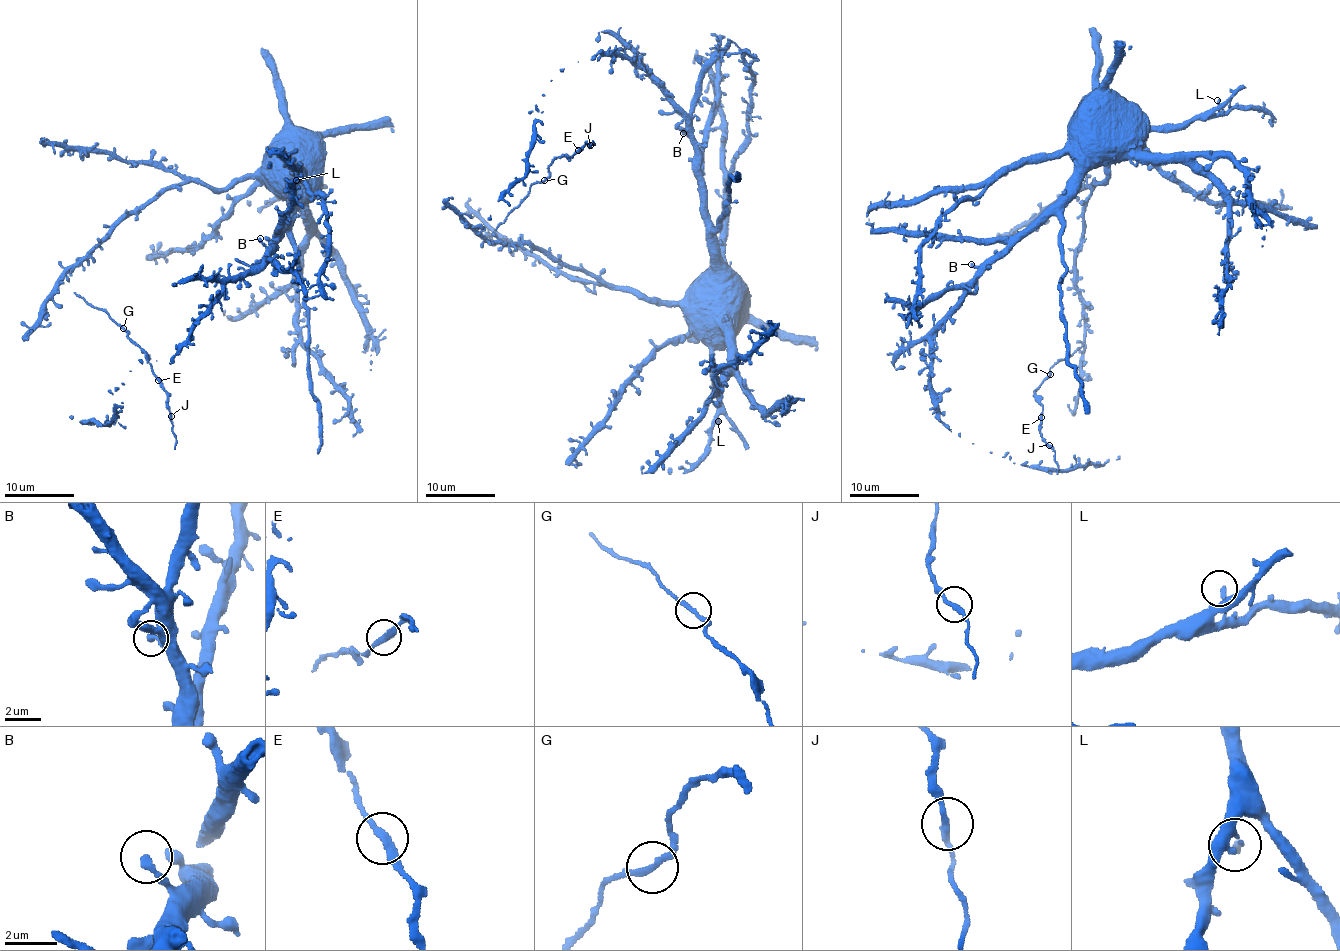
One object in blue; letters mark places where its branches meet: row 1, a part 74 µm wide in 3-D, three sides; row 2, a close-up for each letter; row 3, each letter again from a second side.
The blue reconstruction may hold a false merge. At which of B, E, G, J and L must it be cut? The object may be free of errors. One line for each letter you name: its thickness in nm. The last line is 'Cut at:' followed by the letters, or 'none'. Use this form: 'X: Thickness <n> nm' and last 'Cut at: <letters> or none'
Cut at: none

